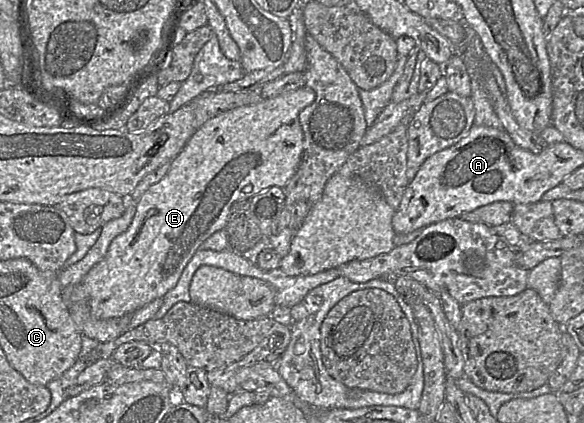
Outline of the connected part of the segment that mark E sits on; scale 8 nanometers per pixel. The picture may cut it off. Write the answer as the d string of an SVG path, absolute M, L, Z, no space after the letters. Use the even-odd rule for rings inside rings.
M301 87L272 98L263 98L253 105L229 110L198 128L171 161L164 178L136 200L136 212L130 226L112 240L104 258L74 288L71 299L86 298L95 317L110 319L132 314L153 300L164 297L175 287L202 243L215 232L225 229L230 209L236 201L251 198L273 186L286 186L303 153L299 113L314 99L313 89Z

